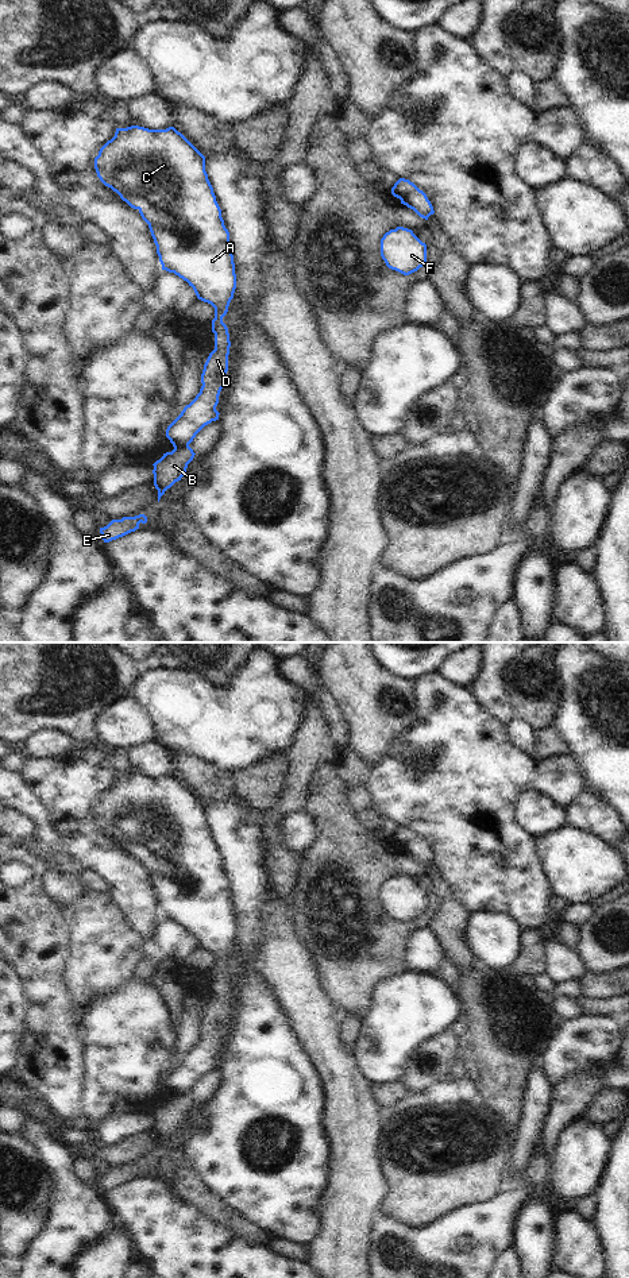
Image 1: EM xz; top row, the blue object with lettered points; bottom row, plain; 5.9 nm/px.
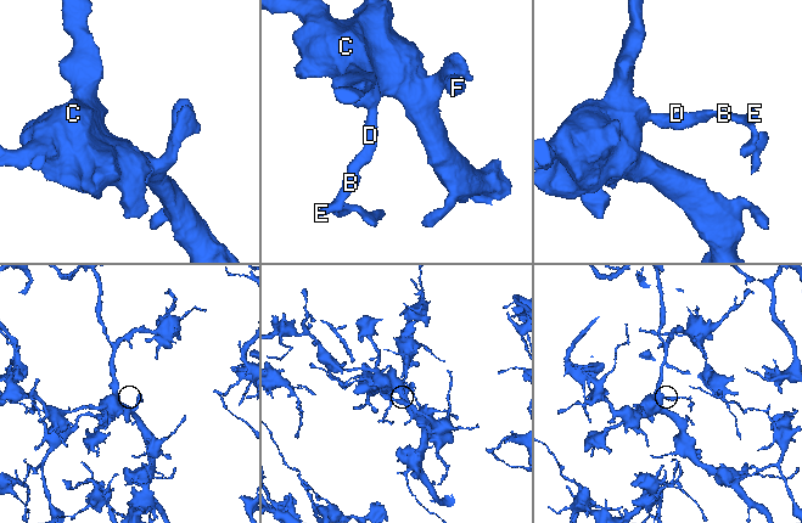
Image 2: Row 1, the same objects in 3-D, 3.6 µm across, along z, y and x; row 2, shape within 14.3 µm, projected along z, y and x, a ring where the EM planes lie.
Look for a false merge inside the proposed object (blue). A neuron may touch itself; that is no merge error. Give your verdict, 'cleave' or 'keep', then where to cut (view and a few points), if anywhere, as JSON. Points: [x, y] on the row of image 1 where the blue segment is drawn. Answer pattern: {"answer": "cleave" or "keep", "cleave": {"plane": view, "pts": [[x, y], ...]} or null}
{"answer": "cleave", "cleave": {"plane": "xz", "pts": [[188, 444], [174, 448]]}}

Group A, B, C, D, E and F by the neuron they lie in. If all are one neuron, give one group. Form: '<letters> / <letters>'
A C D F / B E

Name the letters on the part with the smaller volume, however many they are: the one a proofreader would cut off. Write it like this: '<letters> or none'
B, E

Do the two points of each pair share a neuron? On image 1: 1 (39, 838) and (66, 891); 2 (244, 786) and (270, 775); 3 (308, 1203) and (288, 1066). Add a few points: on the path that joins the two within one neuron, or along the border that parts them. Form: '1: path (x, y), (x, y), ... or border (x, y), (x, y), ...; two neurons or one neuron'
1: path (46, 852), (53, 877); one neuron
2: path (251, 786), (259, 786), (263, 782); one neuron
3: path (301, 1169), (301, 1135), (288, 1116), (288, 1100); one neuron

